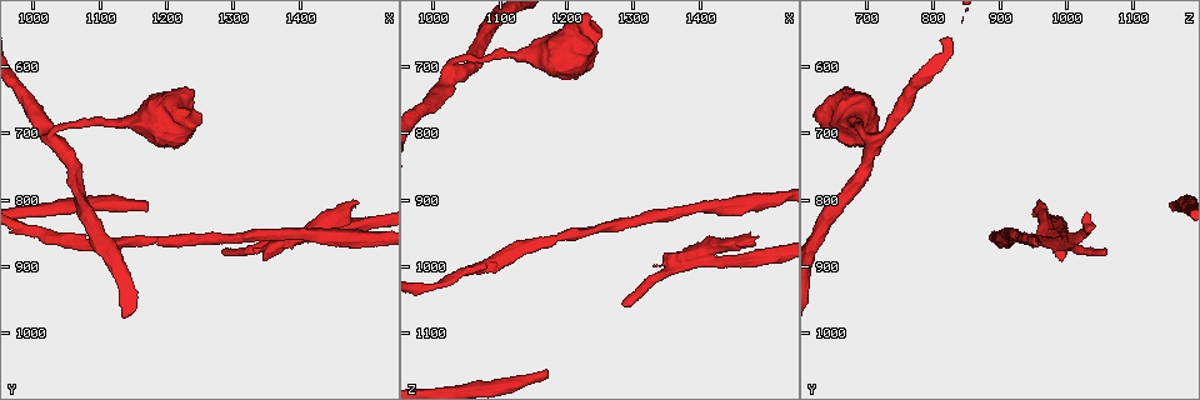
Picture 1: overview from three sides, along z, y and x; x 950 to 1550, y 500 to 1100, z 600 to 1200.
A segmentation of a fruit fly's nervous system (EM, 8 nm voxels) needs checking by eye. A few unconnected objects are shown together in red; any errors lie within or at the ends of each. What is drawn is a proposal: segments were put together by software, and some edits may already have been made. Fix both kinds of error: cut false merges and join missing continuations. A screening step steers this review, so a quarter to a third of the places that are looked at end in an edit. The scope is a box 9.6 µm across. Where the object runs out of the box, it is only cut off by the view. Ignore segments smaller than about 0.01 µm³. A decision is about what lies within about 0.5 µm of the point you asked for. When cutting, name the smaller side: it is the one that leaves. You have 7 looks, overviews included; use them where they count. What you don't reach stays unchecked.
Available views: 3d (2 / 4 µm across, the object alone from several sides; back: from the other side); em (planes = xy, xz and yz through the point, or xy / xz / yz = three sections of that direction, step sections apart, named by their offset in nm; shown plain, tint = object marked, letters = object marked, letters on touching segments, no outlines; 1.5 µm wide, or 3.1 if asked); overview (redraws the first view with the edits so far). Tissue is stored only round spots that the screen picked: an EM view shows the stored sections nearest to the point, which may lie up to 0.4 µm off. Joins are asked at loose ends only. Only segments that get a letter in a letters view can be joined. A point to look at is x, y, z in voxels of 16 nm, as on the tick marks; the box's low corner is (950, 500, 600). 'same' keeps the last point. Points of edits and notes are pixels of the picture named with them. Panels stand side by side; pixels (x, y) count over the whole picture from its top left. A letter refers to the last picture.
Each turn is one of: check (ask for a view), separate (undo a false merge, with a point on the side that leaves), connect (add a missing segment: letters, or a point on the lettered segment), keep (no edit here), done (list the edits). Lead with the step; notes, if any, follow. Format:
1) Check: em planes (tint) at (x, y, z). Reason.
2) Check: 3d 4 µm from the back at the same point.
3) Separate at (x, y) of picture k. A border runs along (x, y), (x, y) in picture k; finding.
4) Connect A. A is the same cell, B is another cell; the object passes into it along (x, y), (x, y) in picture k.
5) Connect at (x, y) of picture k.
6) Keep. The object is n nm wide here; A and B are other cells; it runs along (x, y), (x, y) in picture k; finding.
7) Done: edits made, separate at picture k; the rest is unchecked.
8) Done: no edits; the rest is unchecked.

Check: em xz step 8 (letters) at (1170, 815, 1165). An open end.

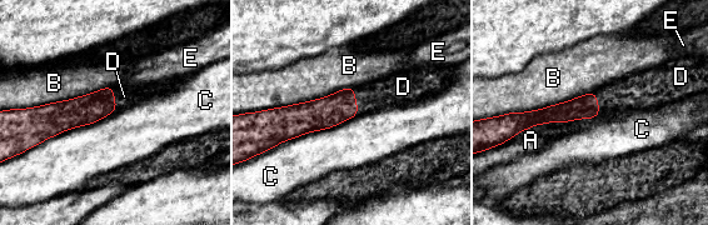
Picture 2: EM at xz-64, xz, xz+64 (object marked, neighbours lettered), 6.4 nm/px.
Check: em xy step 4 (letters) at the same point.

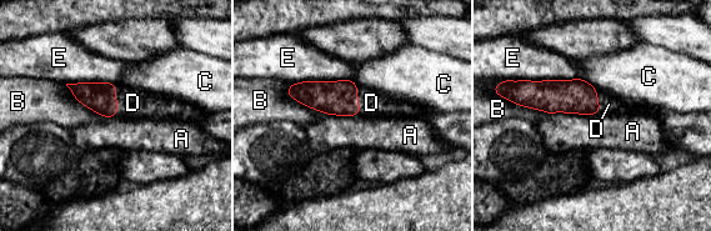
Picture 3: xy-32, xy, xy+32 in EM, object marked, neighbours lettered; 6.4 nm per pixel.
Connect D. D is the same cell, A, B, C and E are other cells; the object passes into it along (100, 98), (115, 100), (133, 103) in picture 3; it goes on there.

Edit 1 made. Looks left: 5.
Check: 3d 4 µm at (1285, 875, 1060). An open end.

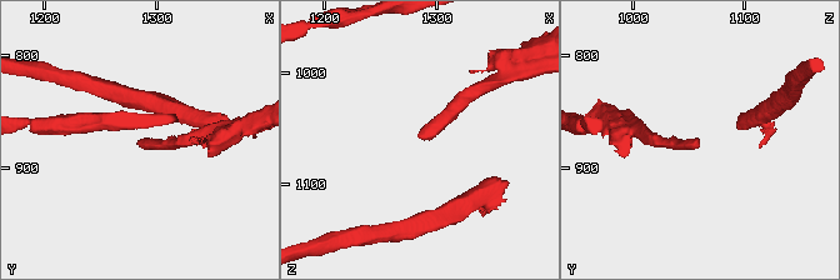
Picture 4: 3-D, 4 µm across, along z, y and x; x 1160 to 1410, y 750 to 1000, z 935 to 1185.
Check: em 3.1 µm xy step 16 (tint) at (1286, 876, 1058).

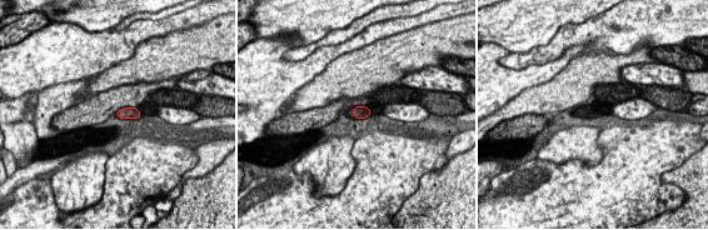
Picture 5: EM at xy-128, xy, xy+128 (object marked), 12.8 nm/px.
Check: em 3.1 µm planes (letters) at the same point.

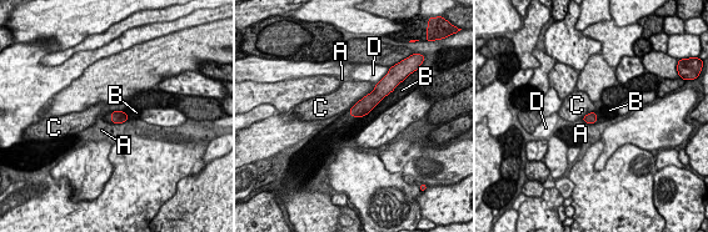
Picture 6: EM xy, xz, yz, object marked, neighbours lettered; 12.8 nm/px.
Keep. The longest contact is with C, 460 nm; A, B, C and D are other cells; a border runs along (375, 86), (349, 110) in picture 6; no lettered segment goes on from it.

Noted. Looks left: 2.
Check: 3d 2 µm at (1240, 860, 950). A narrow waist.

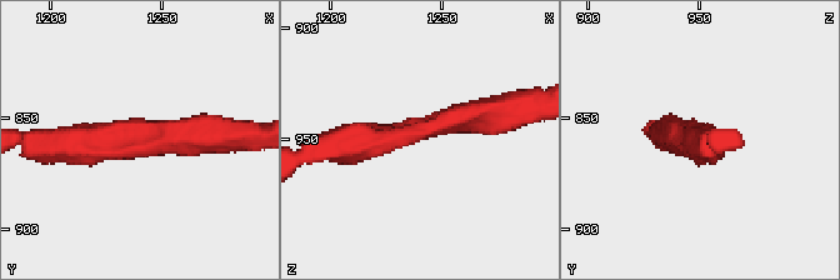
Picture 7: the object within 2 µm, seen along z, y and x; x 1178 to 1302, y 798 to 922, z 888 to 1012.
Check: em planes (letters) at (1239, 862, 947). The arms are 220, 220 nm wide.

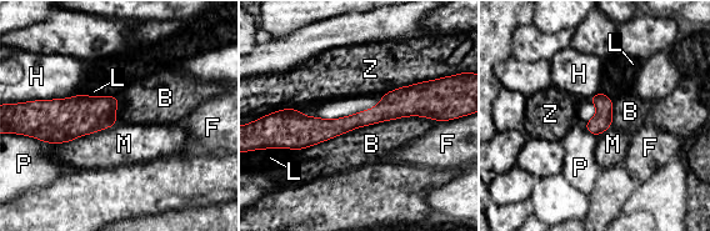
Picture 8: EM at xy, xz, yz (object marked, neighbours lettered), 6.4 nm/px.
Keep. B, F, H, L, M, P and Z are other cells; a border runs along (436, 121), (394, 117), (301, 150) in picture 8; all the same cell.

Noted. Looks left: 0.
Done: edits made, connect at picture 3; the rest is unchecked.

